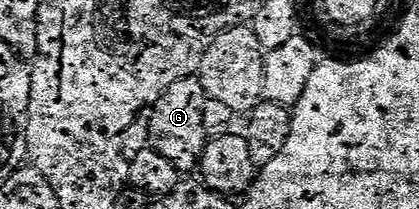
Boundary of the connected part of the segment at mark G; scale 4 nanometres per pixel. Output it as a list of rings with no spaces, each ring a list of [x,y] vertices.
[[[200,76],[184,77],[171,87],[153,104],[149,119],[148,148],[153,149],[163,159],[167,159],[182,174],[189,175],[197,165],[201,152],[205,149],[207,134],[203,127],[203,111],[205,110],[206,95],[201,86]]]

